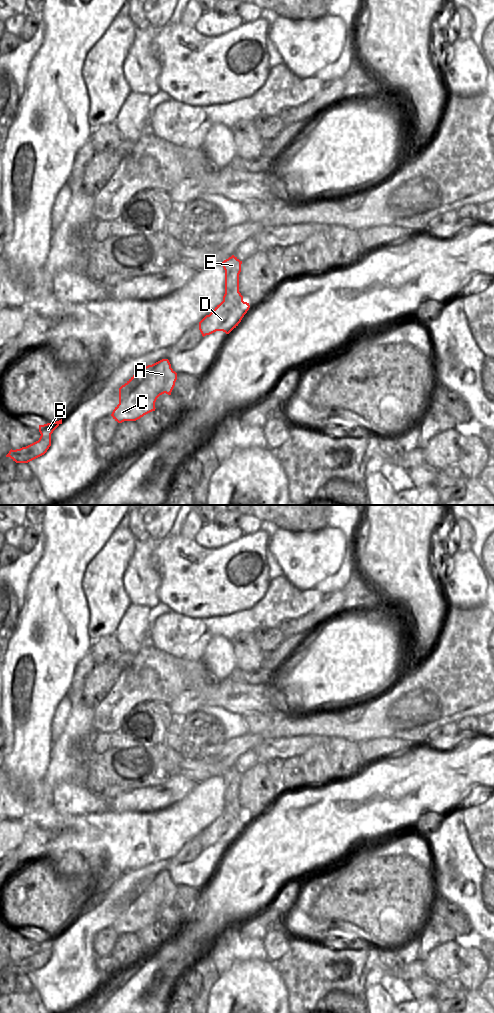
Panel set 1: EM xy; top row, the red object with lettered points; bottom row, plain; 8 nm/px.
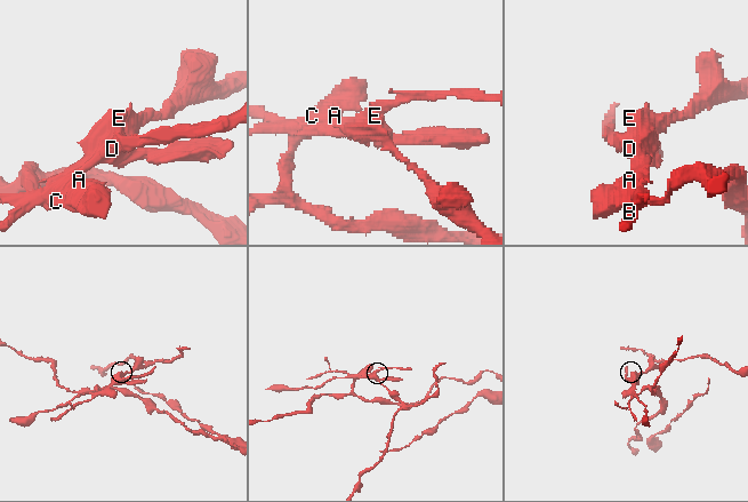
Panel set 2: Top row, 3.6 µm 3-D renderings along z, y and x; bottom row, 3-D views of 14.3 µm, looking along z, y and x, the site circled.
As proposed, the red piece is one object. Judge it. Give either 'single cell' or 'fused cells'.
fused cells

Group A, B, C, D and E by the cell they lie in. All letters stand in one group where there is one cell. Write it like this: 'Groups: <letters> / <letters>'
Groups: A B C D / E

